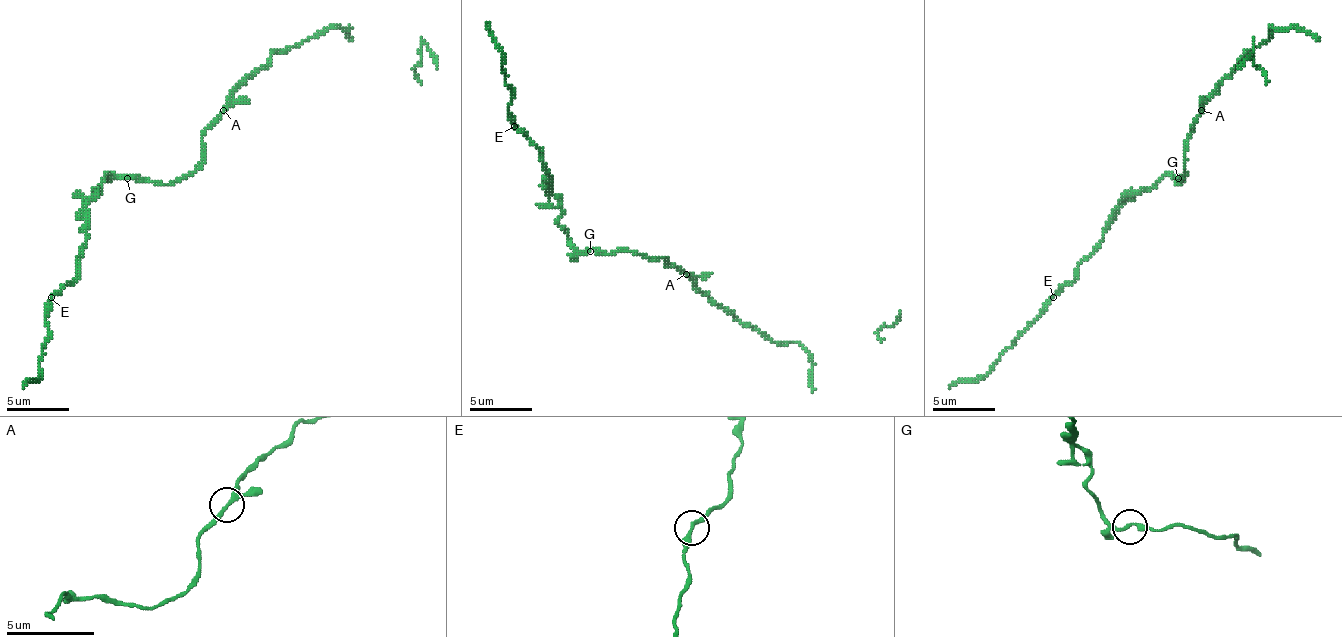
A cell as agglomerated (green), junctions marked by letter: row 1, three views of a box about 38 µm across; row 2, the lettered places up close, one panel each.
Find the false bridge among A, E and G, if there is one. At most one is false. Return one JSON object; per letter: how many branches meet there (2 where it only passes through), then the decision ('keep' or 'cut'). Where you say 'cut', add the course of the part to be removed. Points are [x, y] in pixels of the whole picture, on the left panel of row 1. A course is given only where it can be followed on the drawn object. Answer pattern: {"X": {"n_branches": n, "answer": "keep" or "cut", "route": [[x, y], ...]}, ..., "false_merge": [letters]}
{"A": {"n_branches": 3, "answer": "cut"}, "E": {"n_branches": 2, "answer": "keep"}, "G": {"n_branches": 3, "answer": "keep"}, "false_merge": ["A"]}

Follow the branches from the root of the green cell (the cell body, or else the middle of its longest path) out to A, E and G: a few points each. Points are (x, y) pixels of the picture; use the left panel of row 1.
A: (174, 181), (196, 169), (202, 160), (202, 134), (224, 109)
E: (174, 181), (161, 185), (145, 178), (108, 175), (86, 200), (86, 247), (76, 275), (51, 297)
G: (174, 181), (161, 185), (145, 178), (127, 178)

